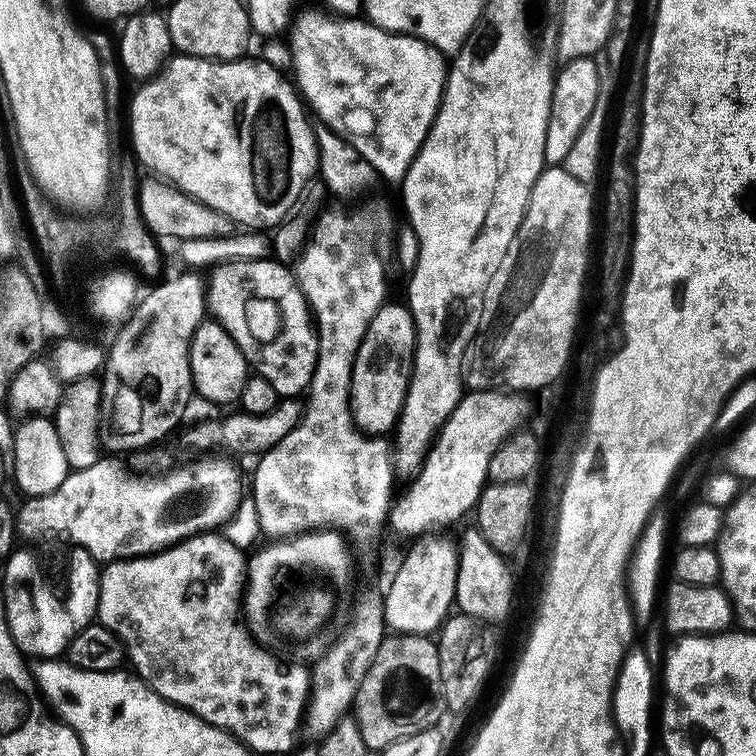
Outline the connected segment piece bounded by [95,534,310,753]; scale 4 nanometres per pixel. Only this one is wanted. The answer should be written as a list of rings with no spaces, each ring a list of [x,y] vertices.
[[[197,534],[181,540],[179,544],[173,544],[161,551],[154,552],[150,556],[134,556],[130,560],[115,559],[103,565],[100,573],[100,597],[96,607],[95,619],[104,628],[110,629],[124,645],[127,659],[132,660],[136,668],[140,668],[139,675],[143,677],[149,688],[155,690],[163,700],[169,700],[184,708],[188,712],[210,726],[220,729],[231,737],[235,737],[244,747],[256,752],[288,752],[296,744],[296,731],[306,716],[306,705],[310,699],[310,672],[302,665],[296,664],[293,668],[280,668],[280,664],[273,653],[258,647],[246,635],[238,615],[241,613],[242,593],[246,587],[246,556],[241,549],[234,547],[229,540],[220,534]]]

